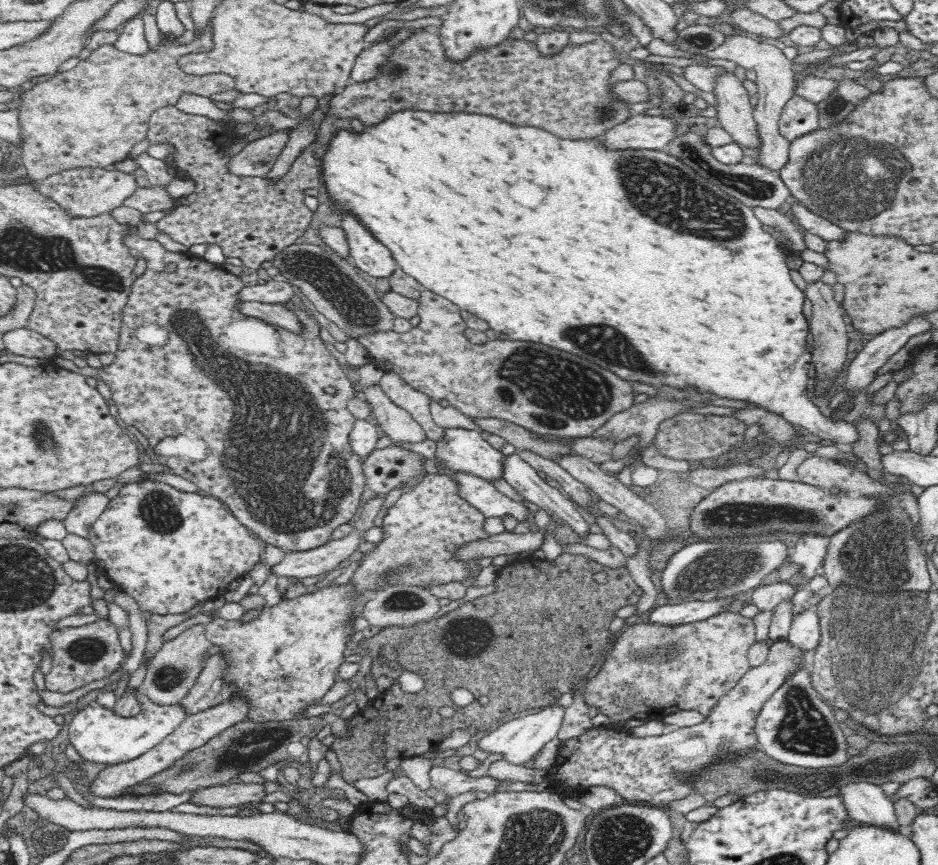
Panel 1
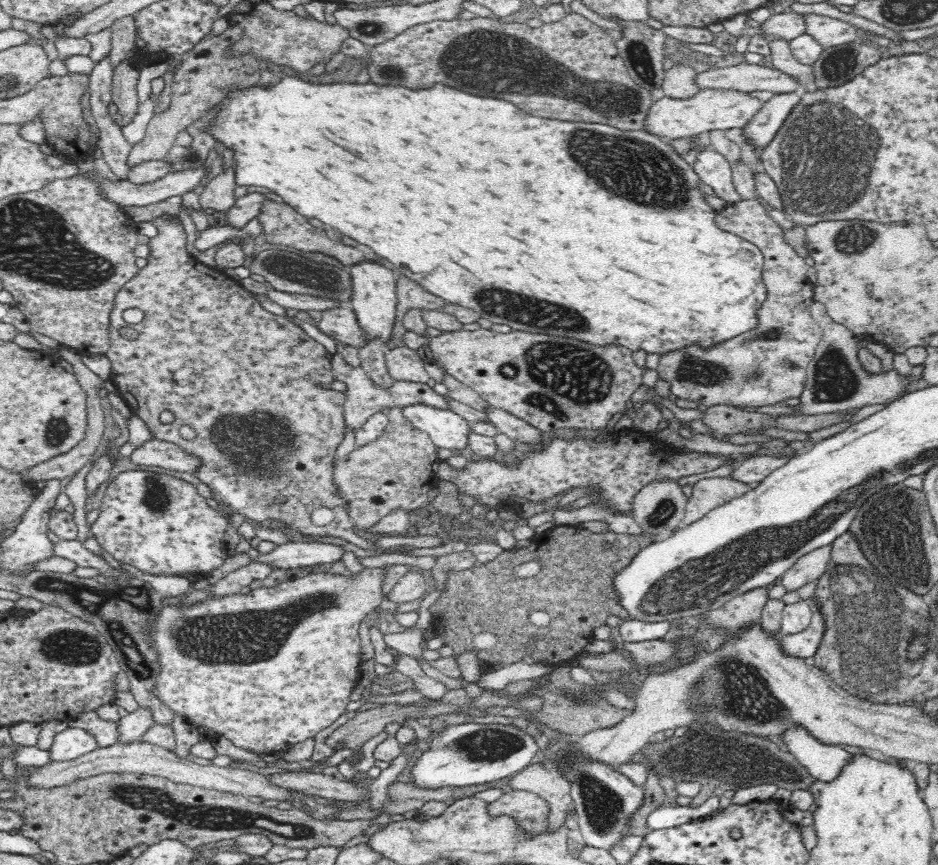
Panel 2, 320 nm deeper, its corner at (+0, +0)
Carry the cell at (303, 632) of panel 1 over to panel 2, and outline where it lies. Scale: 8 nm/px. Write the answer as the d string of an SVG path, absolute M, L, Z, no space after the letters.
M366 567L360 574L353 575L351 578L344 575L331 573L310 573L302 578L294 578L283 581L272 587L259 587L252 589L247 594L227 594L224 597L208 596L205 600L190 606L181 604L183 599L175 601L163 600L163 610L152 618L146 641L156 649L156 661L160 665L160 674L152 686L152 695L160 699L172 713L182 716L186 723L191 726L203 728L204 738L210 742L216 741L221 736L227 738L234 746L254 753L281 753L292 748L298 742L304 742L308 738L313 738L330 724L334 724L342 714L348 713L346 707L350 702L350 692L352 688L359 684L359 669L362 661L360 653L360 637L358 629L360 622L364 620L374 608L379 607L383 597L382 592L382 567Z

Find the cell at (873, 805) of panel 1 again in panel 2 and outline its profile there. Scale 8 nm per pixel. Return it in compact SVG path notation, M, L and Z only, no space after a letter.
M802 727L788 729L779 741L818 780L830 782L850 760L850 753L838 745L820 743Z

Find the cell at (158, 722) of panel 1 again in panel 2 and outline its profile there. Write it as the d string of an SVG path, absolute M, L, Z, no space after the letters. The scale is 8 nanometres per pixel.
M68 727L54 736L48 755L51 761L69 761L98 749L92 735L84 729Z

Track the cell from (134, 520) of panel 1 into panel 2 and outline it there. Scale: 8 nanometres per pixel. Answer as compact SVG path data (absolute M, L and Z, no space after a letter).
M126 470L118 474L106 487L98 512L98 518L92 524L91 532L96 536L99 545L122 564L130 564L140 571L151 574L178 574L178 572L206 574L222 566L224 560L229 557L224 542L228 519L220 511L210 507L208 499L198 493L194 484L170 474L144 470Z

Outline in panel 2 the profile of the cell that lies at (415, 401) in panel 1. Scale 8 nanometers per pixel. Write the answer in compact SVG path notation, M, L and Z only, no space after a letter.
M405 345L386 349L385 362L388 373L394 381L408 380L412 382L426 383L430 377L416 350Z

